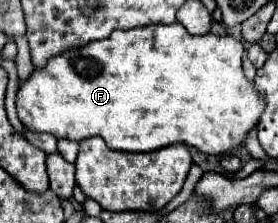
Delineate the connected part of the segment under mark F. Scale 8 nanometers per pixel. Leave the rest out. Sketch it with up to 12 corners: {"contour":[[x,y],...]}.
{"contour":[[154,23],[20,83],[28,131],[224,155],[262,99],[240,39]]}

